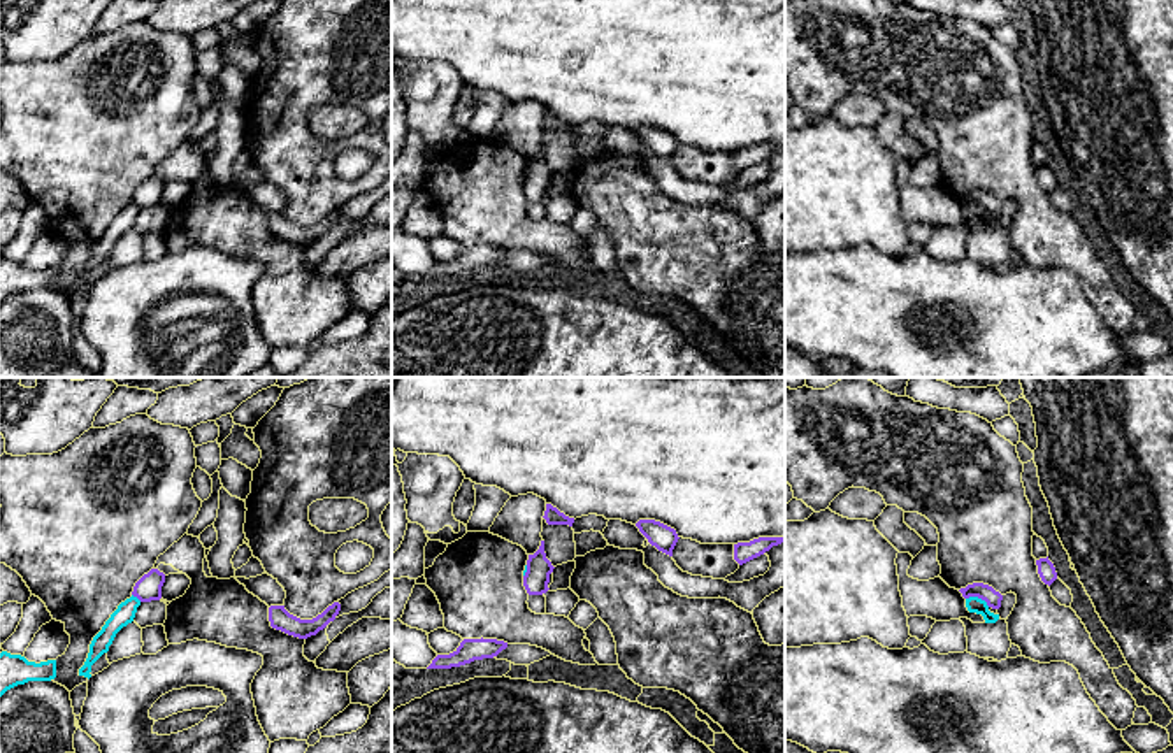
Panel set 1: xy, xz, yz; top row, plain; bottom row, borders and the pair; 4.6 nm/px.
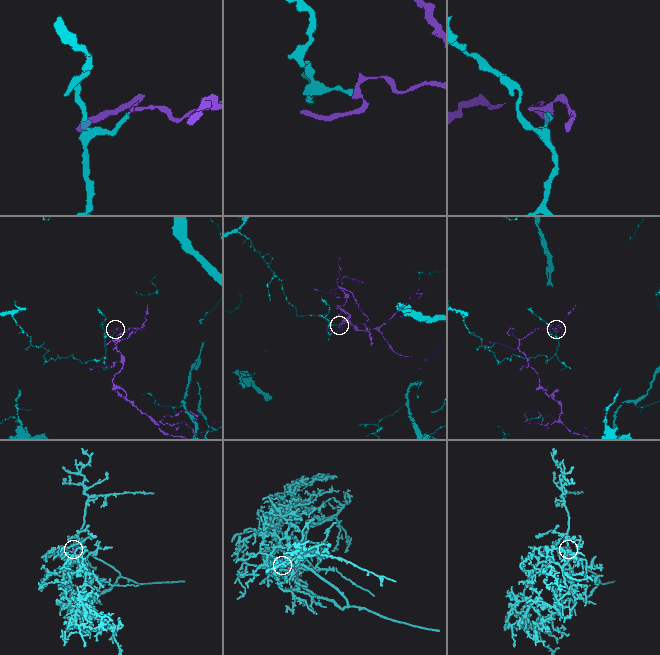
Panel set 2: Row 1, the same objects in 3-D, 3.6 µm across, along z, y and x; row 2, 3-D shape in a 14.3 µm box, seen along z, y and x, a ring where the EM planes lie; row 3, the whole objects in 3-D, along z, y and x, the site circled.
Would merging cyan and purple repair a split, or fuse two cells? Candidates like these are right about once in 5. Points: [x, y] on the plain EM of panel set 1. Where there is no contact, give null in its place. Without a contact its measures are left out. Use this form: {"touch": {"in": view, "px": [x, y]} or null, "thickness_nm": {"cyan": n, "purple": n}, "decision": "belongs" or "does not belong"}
{"touch": {"in": "yz", "px": [977, 204]}, "thickness_nm": {"cyan": 70, "purple": 70}, "decision": "does not belong"}

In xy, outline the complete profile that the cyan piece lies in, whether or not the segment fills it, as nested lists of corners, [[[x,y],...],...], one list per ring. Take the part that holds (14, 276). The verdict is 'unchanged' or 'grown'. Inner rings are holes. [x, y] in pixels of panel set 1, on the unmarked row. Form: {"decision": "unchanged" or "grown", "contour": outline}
{"decision": "unchanged", "contour": [[[0,260],[0,304],[28,288],[51,288],[56,284],[56,267],[47,269],[28,269],[21,262]]]}

